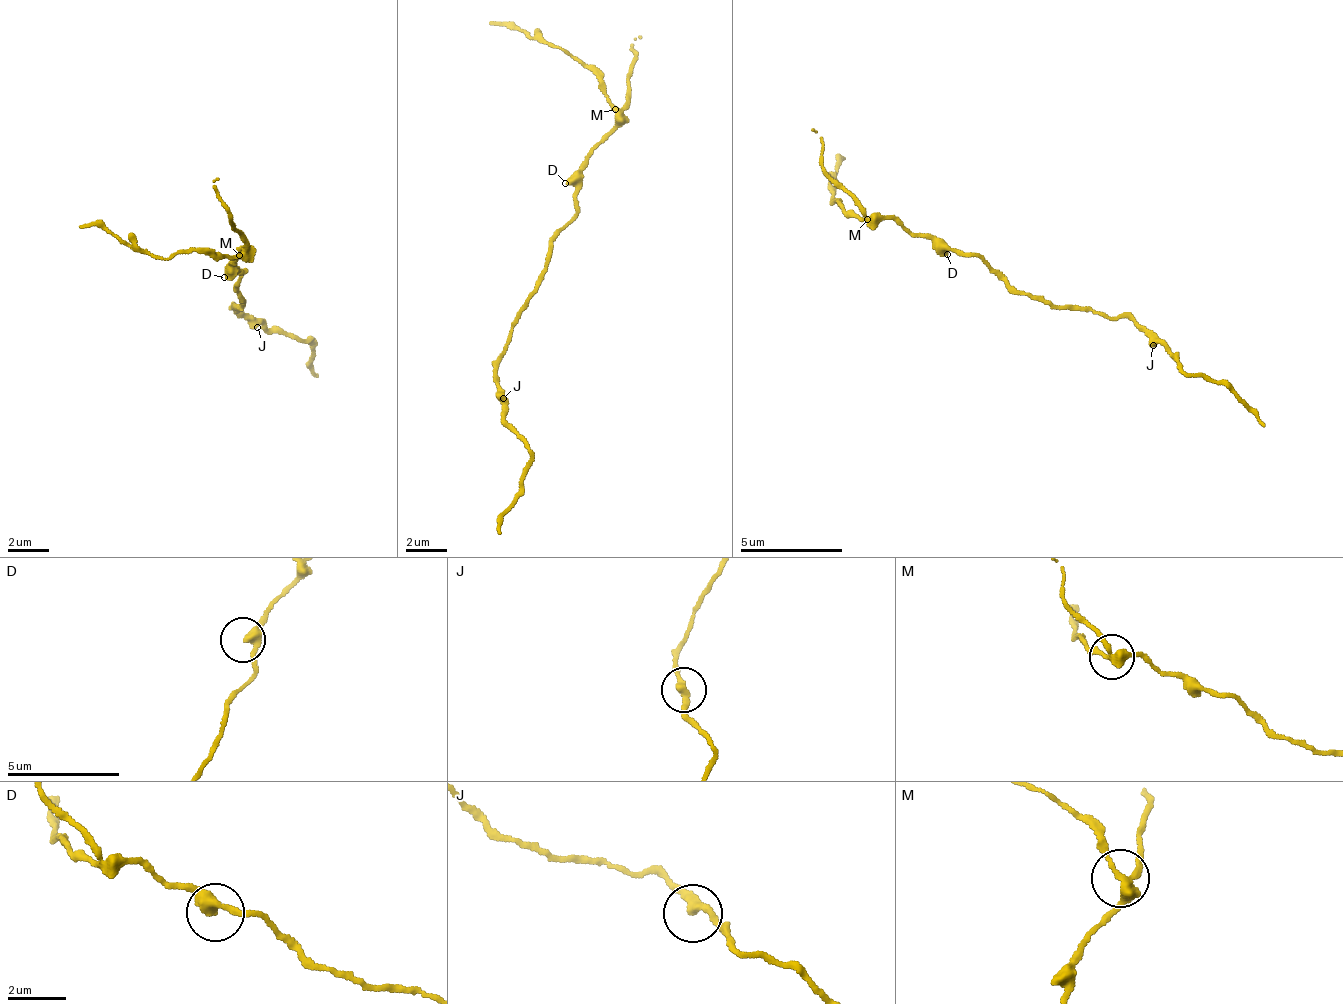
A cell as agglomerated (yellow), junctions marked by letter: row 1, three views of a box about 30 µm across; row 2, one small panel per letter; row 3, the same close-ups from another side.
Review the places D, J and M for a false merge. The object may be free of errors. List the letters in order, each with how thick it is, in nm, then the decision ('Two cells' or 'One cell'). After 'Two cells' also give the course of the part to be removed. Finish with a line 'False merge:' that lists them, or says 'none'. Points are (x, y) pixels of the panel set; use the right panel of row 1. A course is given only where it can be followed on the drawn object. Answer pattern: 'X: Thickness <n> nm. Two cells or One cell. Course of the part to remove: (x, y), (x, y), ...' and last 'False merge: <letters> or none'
D: Thickness 360 nm. One cell
J: Thickness 280 nm. One cell
M: Thickness 300 nm. Two cells. Course of the part to remove: (865, 221), (841, 203), (832, 202), (844, 157)
False merge: M

